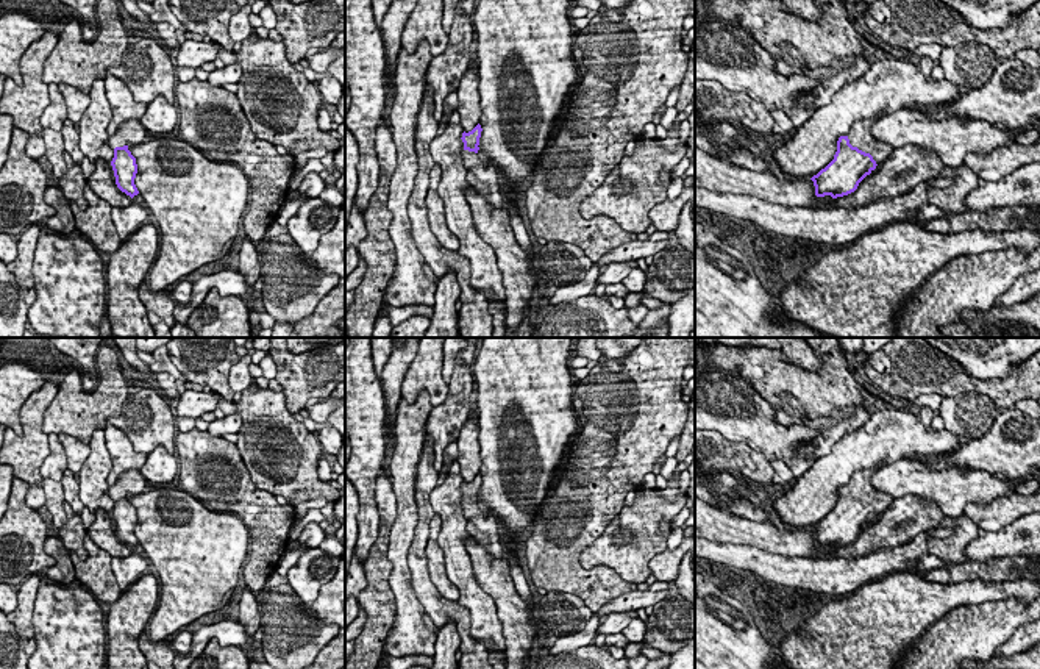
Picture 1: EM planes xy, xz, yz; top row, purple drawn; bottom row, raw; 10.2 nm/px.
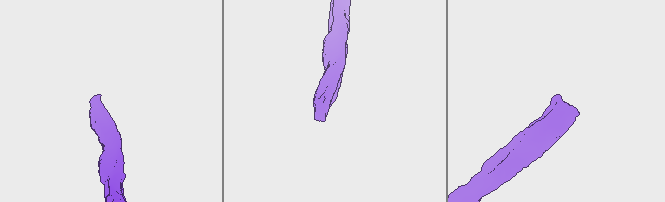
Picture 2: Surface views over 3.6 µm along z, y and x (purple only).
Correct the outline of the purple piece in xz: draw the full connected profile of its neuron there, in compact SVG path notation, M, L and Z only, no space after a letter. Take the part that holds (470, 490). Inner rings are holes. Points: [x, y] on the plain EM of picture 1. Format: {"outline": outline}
{"outline": "M478 474L472 481L462 483L462 506L464 506L464 516L467 519L465 530L473 536L481 547L486 549L489 555L493 558L504 558L504 546L500 541L498 535L498 522L497 517L492 513L484 513L478 506L479 500L479 488L481 488L481 475Z"}

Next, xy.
{"outline": "M128 470L119 477L114 486L109 488L109 497L114 499L111 511L117 538L131 549L139 544L134 528L137 524L136 508L128 500L130 494L142 494L147 485L141 470Z"}

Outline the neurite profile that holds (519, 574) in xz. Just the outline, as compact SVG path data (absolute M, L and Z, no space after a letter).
M504 546L504 558L508 560L511 566L511 577L514 580L517 592L520 594L523 600L531 603L531 610L529 610L529 614L531 614L534 594L529 589L529 578L528 578L526 569L523 566L523 561L520 558L517 547Z

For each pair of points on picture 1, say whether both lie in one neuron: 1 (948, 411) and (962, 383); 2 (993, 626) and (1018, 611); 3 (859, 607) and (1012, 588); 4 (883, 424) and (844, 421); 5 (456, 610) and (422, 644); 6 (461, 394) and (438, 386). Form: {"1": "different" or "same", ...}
{"1": "different", "2": "same", "3": "same", "4": "different", "5": "different", "6": "different"}

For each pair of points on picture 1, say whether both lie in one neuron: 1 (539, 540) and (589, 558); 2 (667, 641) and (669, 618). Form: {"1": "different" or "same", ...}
{"1": "different", "2": "same"}

